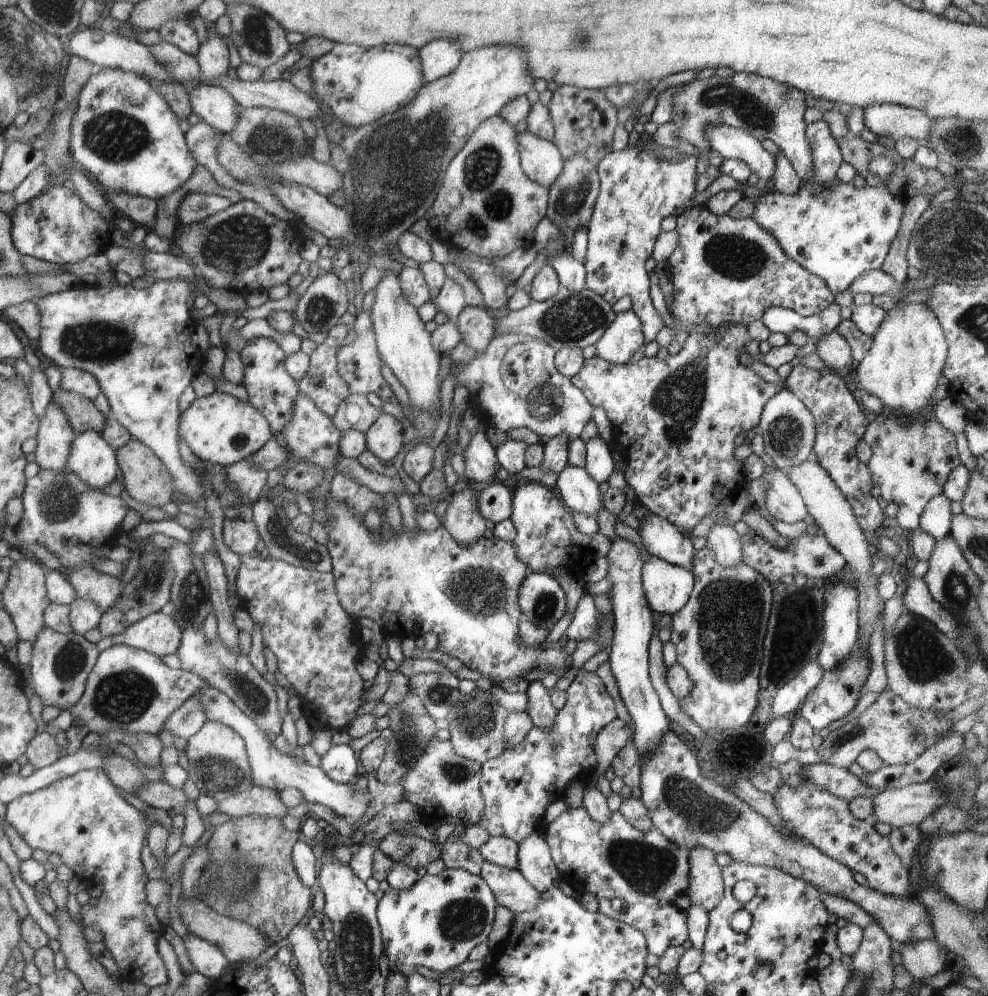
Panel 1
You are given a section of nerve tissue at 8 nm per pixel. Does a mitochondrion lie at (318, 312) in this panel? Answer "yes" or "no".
yes

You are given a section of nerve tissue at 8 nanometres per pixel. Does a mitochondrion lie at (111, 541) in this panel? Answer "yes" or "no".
no

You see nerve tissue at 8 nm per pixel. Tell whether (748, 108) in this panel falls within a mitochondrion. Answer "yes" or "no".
yes

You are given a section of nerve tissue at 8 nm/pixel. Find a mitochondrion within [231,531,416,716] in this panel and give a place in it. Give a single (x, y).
(321, 633)

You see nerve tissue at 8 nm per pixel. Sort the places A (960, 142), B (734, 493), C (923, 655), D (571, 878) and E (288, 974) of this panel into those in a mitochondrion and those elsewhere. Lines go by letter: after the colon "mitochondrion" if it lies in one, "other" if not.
A: mitochondrion
B: other
C: mitochondrion
D: other
E: other

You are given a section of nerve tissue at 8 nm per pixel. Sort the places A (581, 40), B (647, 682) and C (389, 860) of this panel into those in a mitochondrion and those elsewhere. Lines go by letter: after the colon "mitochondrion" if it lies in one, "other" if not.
A: mitochondrion
B: other
C: other

